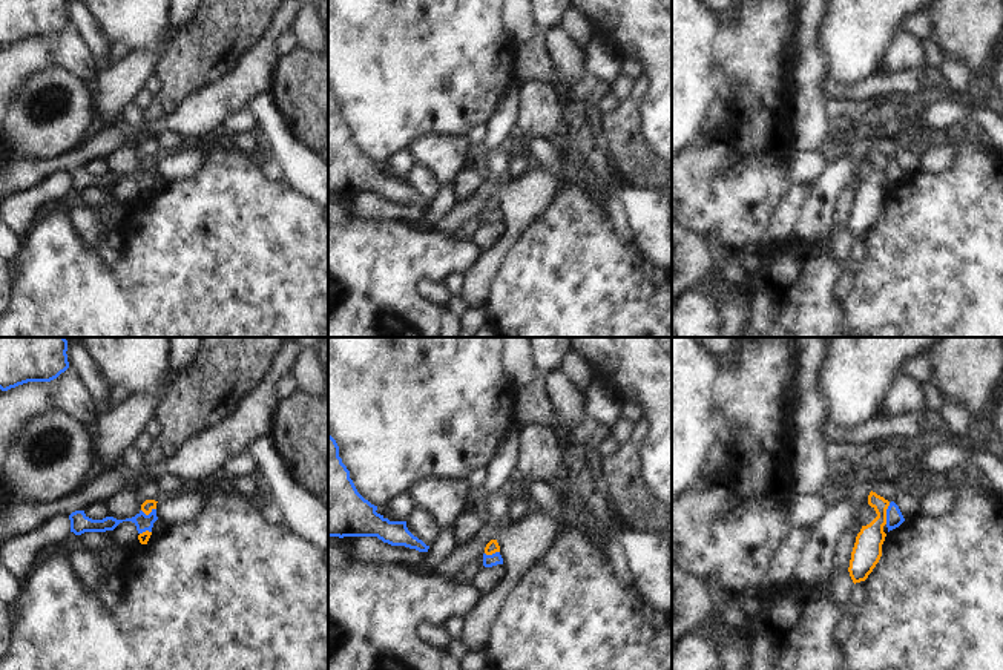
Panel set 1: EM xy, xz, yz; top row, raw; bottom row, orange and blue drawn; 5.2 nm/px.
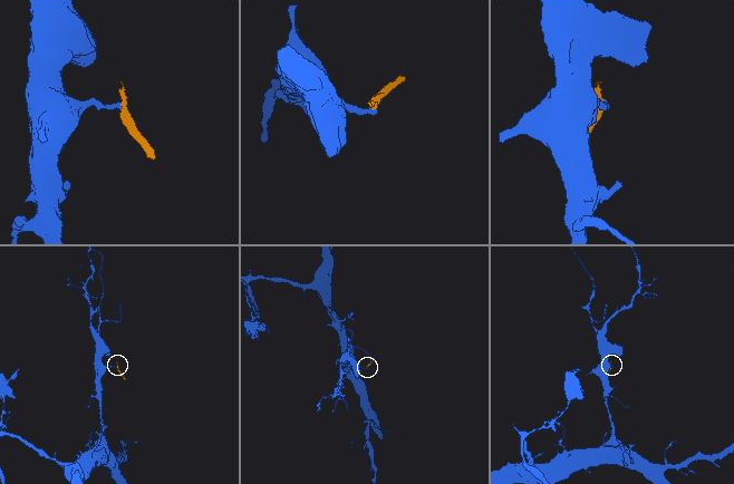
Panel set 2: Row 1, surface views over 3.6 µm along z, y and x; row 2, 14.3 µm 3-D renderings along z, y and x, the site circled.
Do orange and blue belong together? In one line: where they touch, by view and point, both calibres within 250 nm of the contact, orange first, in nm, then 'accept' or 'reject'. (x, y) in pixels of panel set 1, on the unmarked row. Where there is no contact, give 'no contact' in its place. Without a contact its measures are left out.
meets orange in yz at (885, 170); 150 nm thick on the orange side, 90 nm on the other; reject

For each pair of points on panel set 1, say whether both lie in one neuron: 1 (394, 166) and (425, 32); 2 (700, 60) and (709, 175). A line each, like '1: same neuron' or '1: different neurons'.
1: different neurons
2: different neurons

